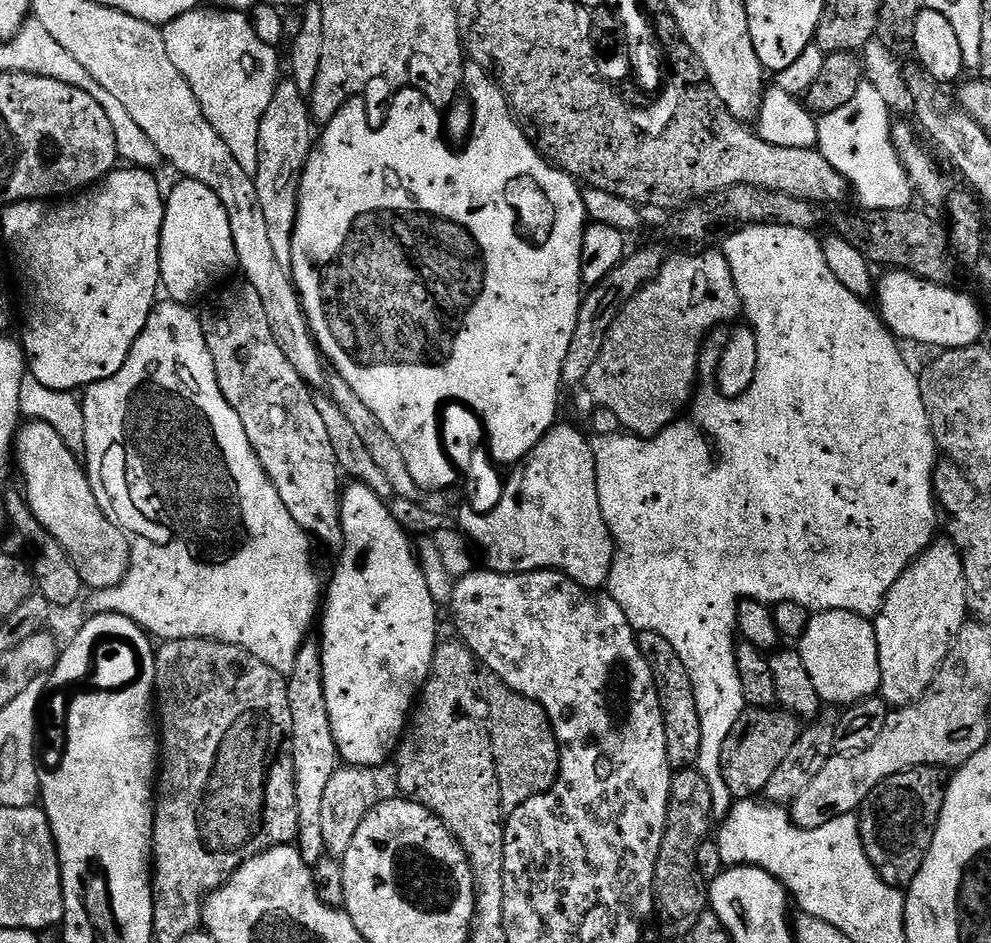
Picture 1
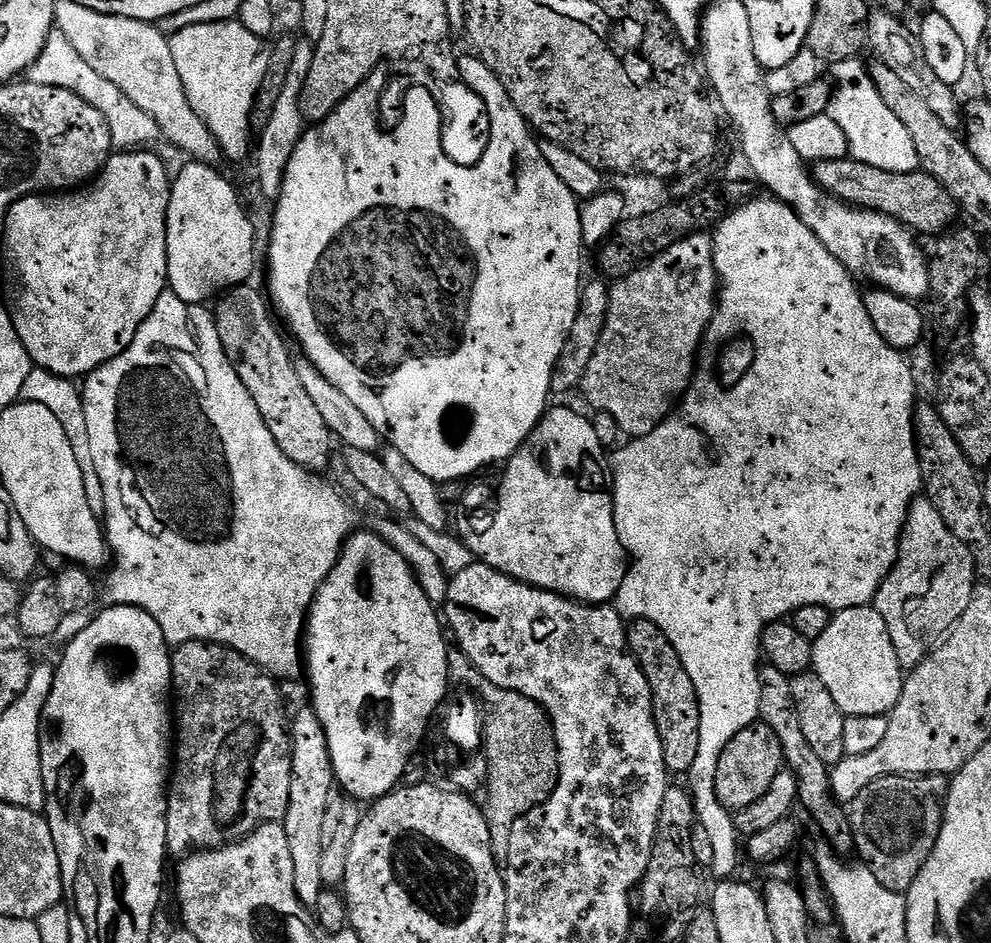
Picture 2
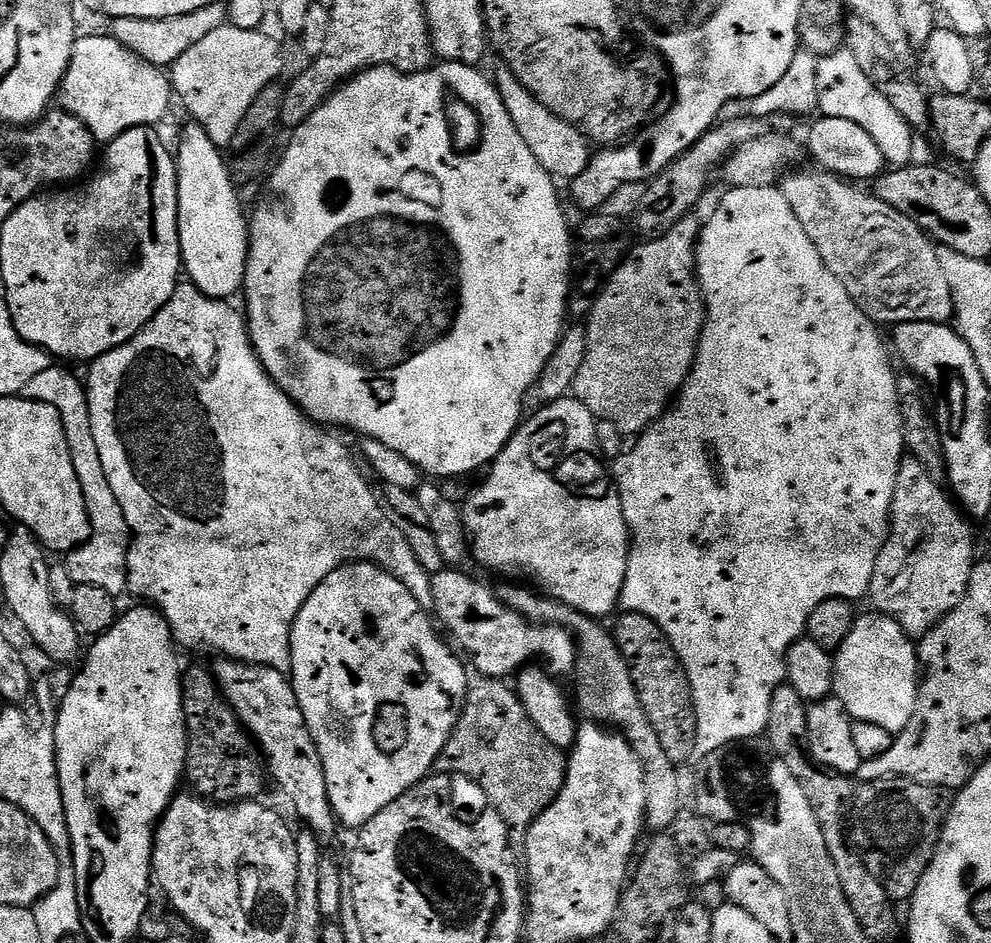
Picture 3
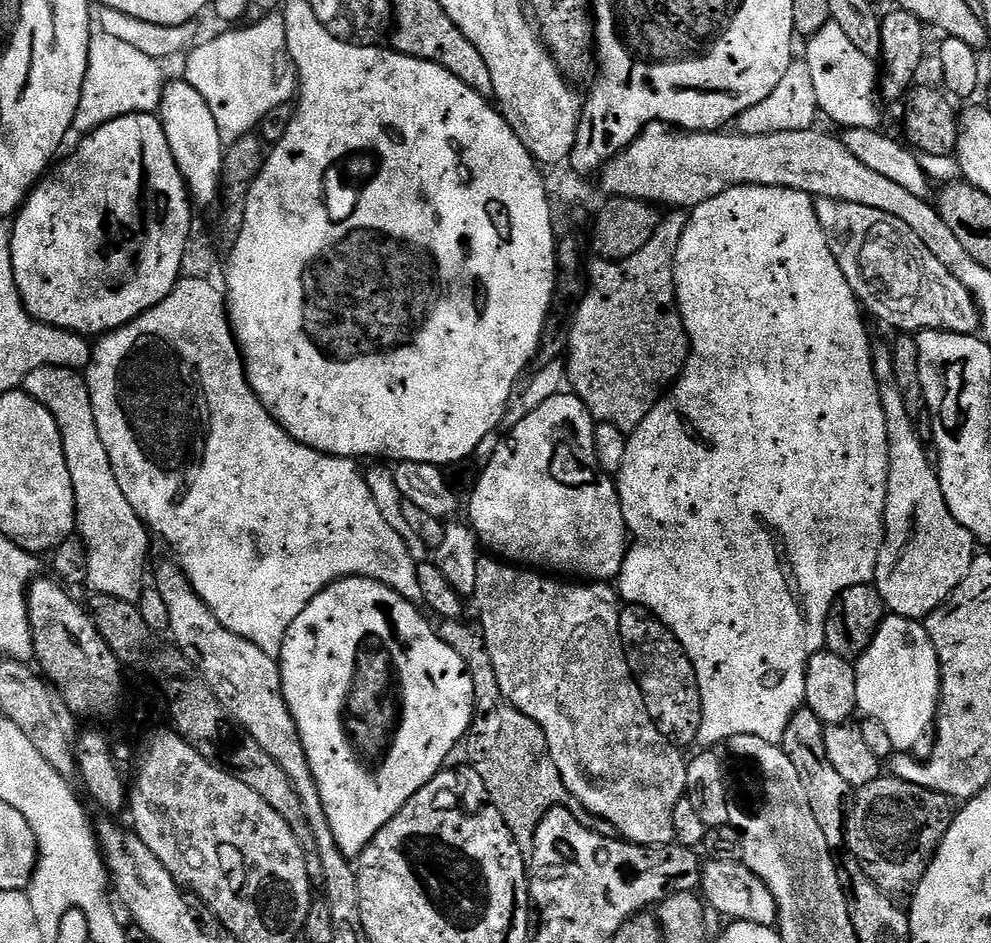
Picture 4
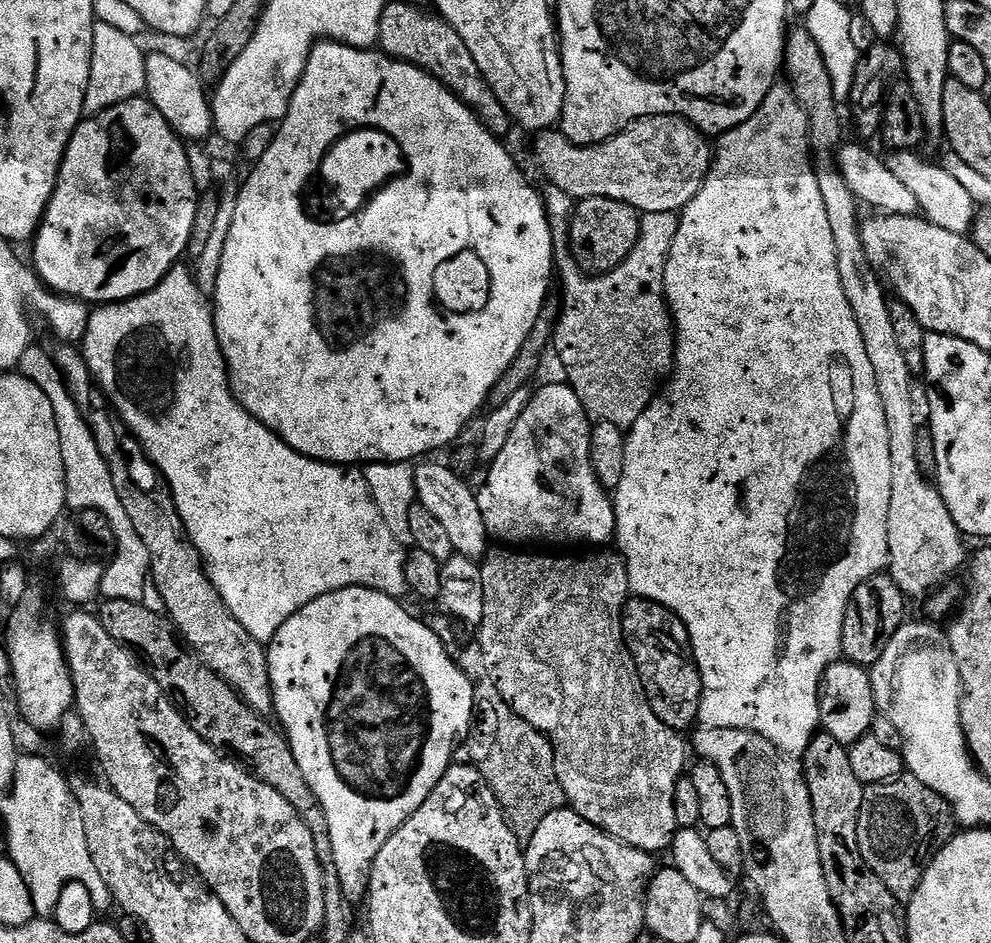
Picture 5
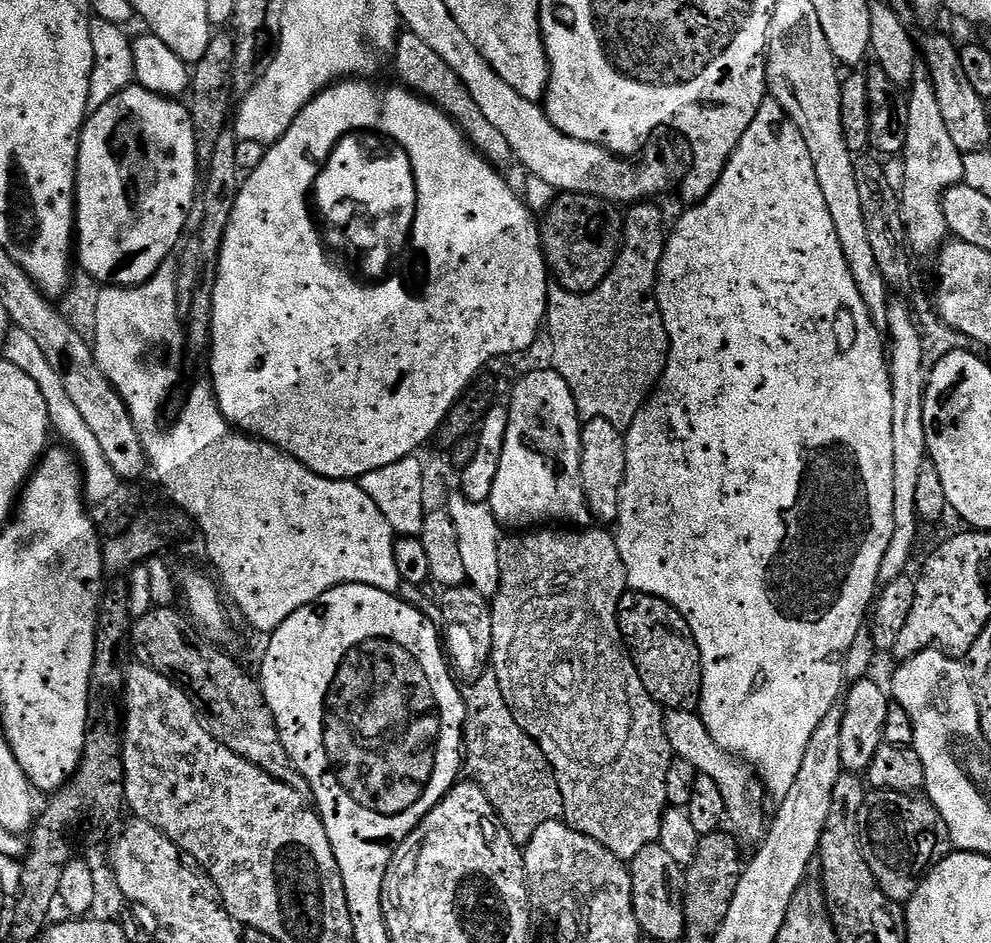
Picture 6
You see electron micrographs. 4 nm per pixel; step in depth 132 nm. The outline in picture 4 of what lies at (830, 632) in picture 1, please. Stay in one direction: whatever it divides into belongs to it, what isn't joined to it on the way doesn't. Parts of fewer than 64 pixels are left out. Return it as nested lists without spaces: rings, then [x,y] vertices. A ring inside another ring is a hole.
[[[885,615],[884,620],[880,624],[880,629],[874,634],[874,638],[870,642],[870,646],[854,664],[856,670],[856,707],[861,717],[878,722],[886,730],[886,734],[890,737],[893,749],[900,754],[912,754],[920,748],[924,743],[927,745],[930,740],[930,733],[933,731],[936,723],[936,711],[940,708],[940,659],[934,650],[932,640],[928,636],[928,629],[919,620],[907,620],[904,616]]]

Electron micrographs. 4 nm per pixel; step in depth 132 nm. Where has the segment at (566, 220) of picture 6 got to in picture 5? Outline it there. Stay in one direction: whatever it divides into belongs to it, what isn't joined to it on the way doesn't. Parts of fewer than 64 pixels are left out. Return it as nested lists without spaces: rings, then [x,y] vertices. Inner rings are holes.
[[[586,198],[575,205],[566,235],[576,265],[586,274],[613,272],[640,240],[640,218],[634,206],[614,198]]]

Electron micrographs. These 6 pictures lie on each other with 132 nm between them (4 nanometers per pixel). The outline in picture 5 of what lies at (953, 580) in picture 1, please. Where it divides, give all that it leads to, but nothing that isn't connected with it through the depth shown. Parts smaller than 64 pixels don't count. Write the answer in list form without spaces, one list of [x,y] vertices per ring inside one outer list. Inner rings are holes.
[[[821,171],[818,175],[818,186],[822,190],[822,202],[826,202],[826,219],[830,221],[830,231],[834,233],[838,278],[842,278],[846,302],[850,302],[850,310],[854,310],[854,318],[858,322],[858,331],[862,333],[862,343],[866,345],[870,367],[874,369],[874,382],[878,382],[878,398],[882,398],[882,410],[886,414],[886,431],[890,433],[892,477],[886,572],[894,578],[898,590],[902,590],[904,597],[924,598],[941,586],[947,585],[948,576],[959,570],[960,563],[962,568],[965,563],[966,540],[960,527],[954,522],[939,487],[918,466],[916,396],[912,393],[914,377],[910,366],[906,366],[902,350],[894,335],[894,321],[890,319],[889,293],[862,246],[861,205],[840,177],[839,171]]]

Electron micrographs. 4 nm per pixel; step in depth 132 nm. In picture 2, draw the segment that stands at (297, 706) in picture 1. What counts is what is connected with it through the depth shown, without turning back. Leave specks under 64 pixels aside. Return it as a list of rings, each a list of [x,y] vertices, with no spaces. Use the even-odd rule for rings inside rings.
[[[304,706],[297,716],[290,720],[292,738],[292,781],[290,782],[290,806],[283,818],[286,842],[290,842],[290,858],[294,861],[294,894],[304,907],[314,910],[318,896],[326,891],[322,882],[322,825],[328,801],[333,799],[332,788],[337,787],[336,775],[332,769],[330,746],[326,742],[326,730],[311,706]]]

